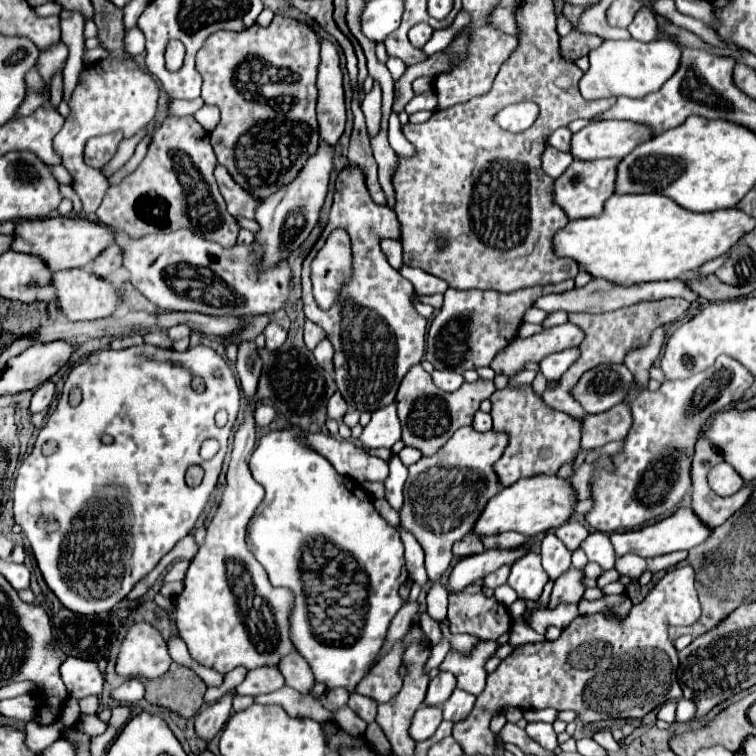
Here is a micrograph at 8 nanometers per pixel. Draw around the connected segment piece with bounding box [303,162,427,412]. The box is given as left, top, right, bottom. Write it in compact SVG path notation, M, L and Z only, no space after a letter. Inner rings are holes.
M353 162L349 168L343 168L335 186L329 222L303 260L303 310L307 320L319 324L325 330L329 342L335 348L335 382L341 396L349 406L361 412L375 412L377 408L389 406L395 400L397 388L407 370L421 362L427 320L419 316L413 306L413 284L399 276L395 268L391 268L379 248L379 240L399 238L399 222L395 212L371 200L363 174ZM335 228L345 228L351 236L351 246L355 252L355 276L345 286L343 298L339 298L331 310L323 312L311 294L309 262L313 260L317 248L323 246L329 230Z

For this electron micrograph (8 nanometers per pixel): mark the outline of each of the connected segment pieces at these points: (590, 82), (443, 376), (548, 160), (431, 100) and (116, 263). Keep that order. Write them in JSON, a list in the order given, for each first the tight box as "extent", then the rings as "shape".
[{"extent":[579,38,681,100],"shape":[[[663,38],[655,42],[637,42],[629,40],[605,40],[599,48],[589,52],[589,70],[585,72],[583,80],[579,82],[581,94],[587,100],[609,98],[609,96],[629,96],[641,98],[645,94],[657,92],[679,68],[681,62],[681,48]]]},{"extent":[431,370,463,392],"shape":[[[433,370],[431,374],[433,384],[445,392],[453,392],[463,384],[463,376],[455,374],[455,372],[443,372],[443,370]]]},{"extent":[541,146,573,178],"shape":[[[547,146],[541,160],[543,160],[543,170],[545,170],[551,178],[559,178],[559,176],[569,168],[569,164],[573,162],[573,156],[571,156],[571,154],[563,154],[563,152],[559,152],[557,148]]]},{"extent":[405,90,437,114],"shape":[[[429,90],[429,92],[423,92],[419,96],[413,96],[413,100],[405,106],[405,112],[413,114],[419,110],[435,110],[435,108],[437,108],[437,98],[435,98],[435,92]]]},{"extent":[89,244,123,278],"shape":[[[111,244],[107,250],[103,250],[103,254],[99,258],[95,258],[95,262],[91,262],[89,270],[93,270],[95,274],[105,278],[121,266],[123,266],[123,248],[119,248],[117,244]]]}]

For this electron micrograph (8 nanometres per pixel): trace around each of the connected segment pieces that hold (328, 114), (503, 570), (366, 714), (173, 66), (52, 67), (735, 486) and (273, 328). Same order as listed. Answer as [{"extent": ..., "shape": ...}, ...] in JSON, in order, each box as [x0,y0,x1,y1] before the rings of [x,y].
[{"extent":[317,40,345,144],"shape":[[[323,40],[321,62],[317,72],[317,120],[319,134],[327,144],[337,144],[345,130],[345,100],[343,100],[343,74],[339,68],[337,48]]]},{"extent":[483,566,509,588],"shape":[[[501,566],[497,572],[487,574],[487,576],[483,578],[483,586],[485,586],[485,588],[497,588],[497,586],[505,584],[507,578],[509,578],[509,566]]]},{"extent":[347,694,377,724],"shape":[[[351,694],[349,698],[349,704],[347,704],[359,718],[363,718],[367,724],[371,724],[375,720],[375,714],[377,714],[377,702],[367,698],[367,696],[361,696],[361,694]]]},{"extent":[165,40,185,72],"shape":[[[171,40],[165,52],[165,66],[169,72],[179,72],[185,60],[185,46],[179,40]]]},{"extent":[39,42,67,84],"shape":[[[59,42],[57,46],[51,46],[45,54],[39,56],[39,70],[41,70],[41,74],[45,74],[47,84],[49,84],[51,76],[63,66],[65,58],[67,58],[67,46],[63,42]]]},{"extent":[707,462,745,496],"shape":[[[727,462],[713,466],[707,480],[709,480],[709,488],[719,496],[731,496],[737,490],[741,490],[741,486],[745,484],[743,478],[735,472],[735,468],[731,468],[731,464]]]},{"extent":[263,322,287,350],"shape":[[[271,322],[271,324],[263,330],[263,336],[265,336],[265,348],[267,348],[267,350],[275,350],[275,348],[281,348],[281,346],[283,346],[283,342],[285,342],[285,338],[287,338],[287,332],[285,332],[279,324]]]}]

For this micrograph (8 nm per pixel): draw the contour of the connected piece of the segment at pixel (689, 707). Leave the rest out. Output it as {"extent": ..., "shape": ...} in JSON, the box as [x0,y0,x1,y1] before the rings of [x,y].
{"extent":[677,698,695,722],"shape":[[[681,698],[677,702],[677,722],[687,722],[695,716],[695,702]]]}

